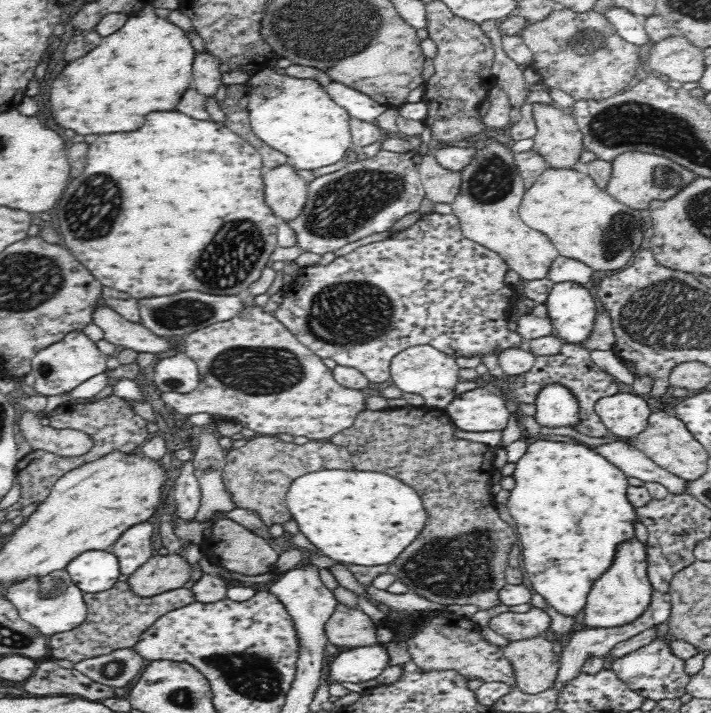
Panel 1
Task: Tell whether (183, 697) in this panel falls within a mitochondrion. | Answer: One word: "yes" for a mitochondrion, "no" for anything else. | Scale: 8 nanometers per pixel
yes

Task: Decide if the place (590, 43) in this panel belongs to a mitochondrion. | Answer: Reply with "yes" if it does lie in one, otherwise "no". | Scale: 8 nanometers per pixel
yes

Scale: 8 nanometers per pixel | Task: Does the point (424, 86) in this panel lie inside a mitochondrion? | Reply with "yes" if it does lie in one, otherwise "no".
no

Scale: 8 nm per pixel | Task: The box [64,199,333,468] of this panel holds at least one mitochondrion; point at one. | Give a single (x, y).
(255, 370)

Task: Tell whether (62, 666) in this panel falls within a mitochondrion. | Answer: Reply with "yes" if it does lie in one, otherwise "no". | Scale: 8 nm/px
no

